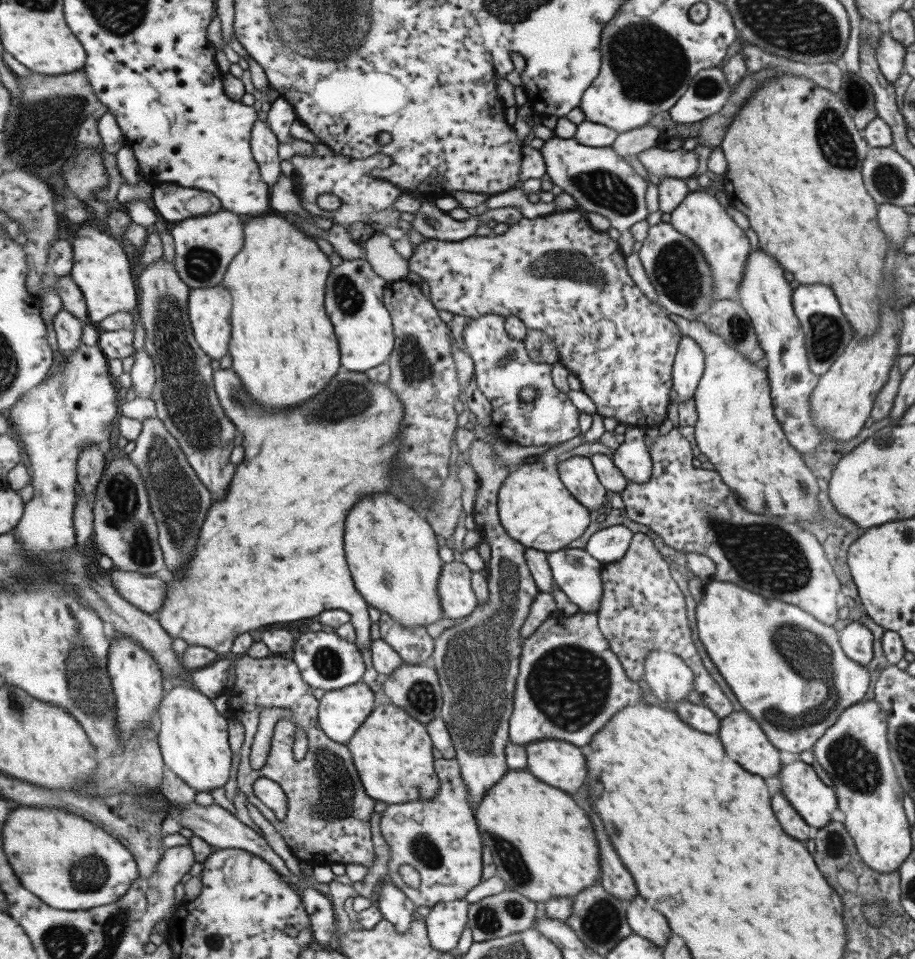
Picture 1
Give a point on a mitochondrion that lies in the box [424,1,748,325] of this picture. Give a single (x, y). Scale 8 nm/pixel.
(648, 65)

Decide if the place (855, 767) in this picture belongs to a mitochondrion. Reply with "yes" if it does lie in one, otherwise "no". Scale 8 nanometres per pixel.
yes

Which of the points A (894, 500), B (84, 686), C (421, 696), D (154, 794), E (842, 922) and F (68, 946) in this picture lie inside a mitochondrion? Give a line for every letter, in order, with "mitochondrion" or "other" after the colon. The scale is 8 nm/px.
A: other
B: mitochondrion
C: mitochondrion
D: other
E: other
F: mitochondrion

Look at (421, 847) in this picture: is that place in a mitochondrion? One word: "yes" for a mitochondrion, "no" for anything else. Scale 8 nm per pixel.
yes

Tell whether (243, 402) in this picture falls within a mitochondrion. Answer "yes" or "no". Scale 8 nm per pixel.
yes

